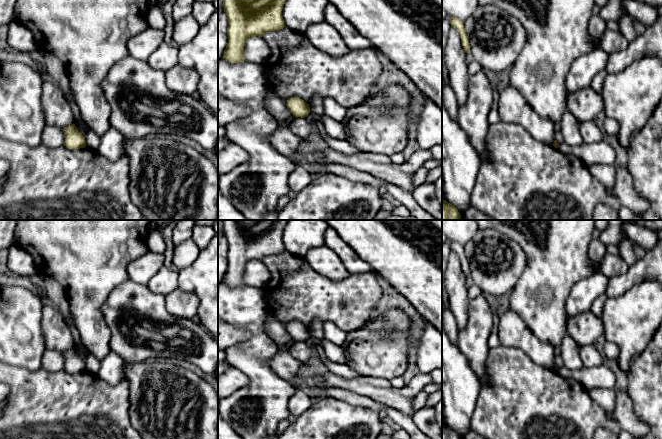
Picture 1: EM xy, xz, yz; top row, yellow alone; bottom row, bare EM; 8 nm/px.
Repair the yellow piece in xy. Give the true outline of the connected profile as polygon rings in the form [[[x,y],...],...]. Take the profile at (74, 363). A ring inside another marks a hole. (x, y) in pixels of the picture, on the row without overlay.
[[[75,348],[68,349],[62,353],[65,359],[64,370],[75,374],[86,371],[86,365],[83,359],[78,355]]]

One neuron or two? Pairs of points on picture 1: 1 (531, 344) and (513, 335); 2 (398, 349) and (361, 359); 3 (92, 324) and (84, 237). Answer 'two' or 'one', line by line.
1: one
2: one
3: one

